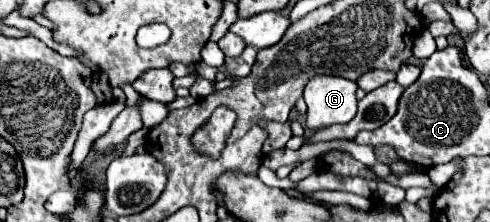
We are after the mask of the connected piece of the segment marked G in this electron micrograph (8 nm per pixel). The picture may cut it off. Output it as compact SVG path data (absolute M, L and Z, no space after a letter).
M335 75L313 77L303 93L307 103L307 127L321 129L335 123L349 123L357 113L355 91L355 81Z

